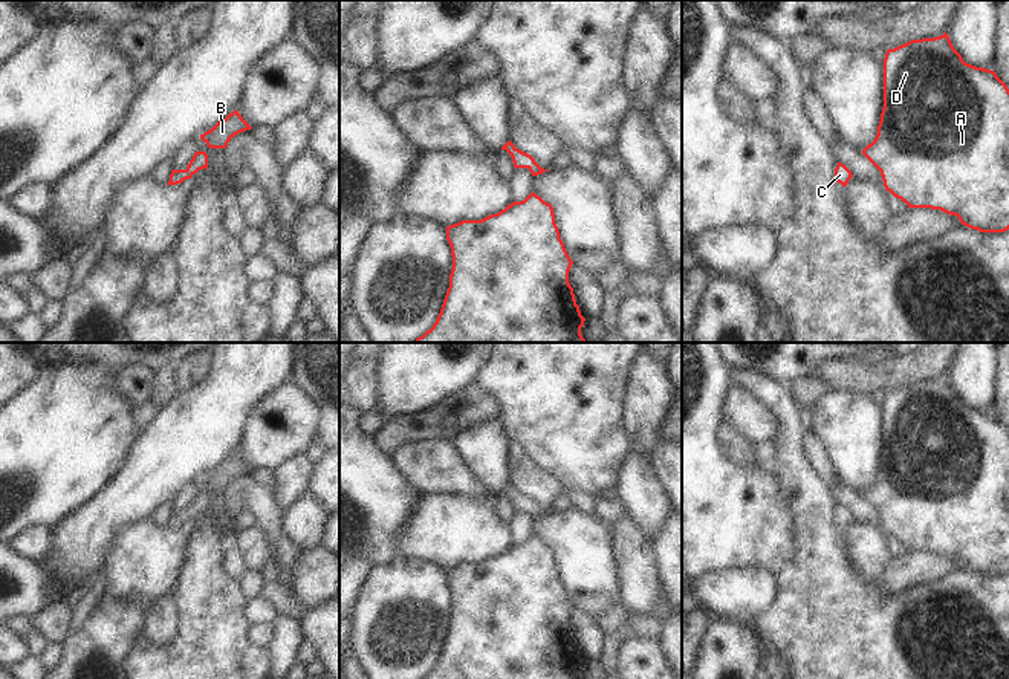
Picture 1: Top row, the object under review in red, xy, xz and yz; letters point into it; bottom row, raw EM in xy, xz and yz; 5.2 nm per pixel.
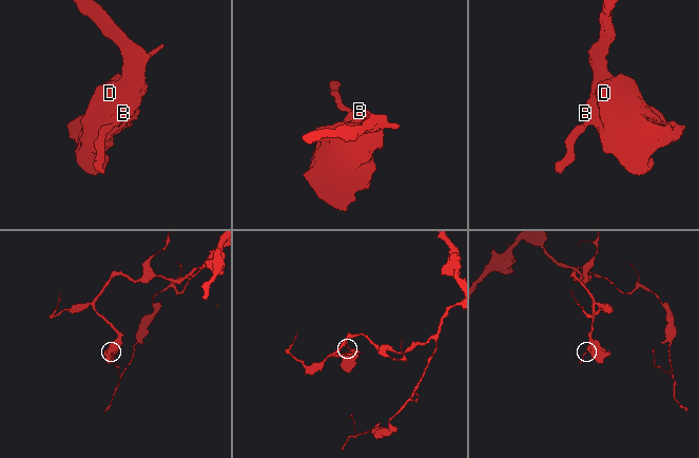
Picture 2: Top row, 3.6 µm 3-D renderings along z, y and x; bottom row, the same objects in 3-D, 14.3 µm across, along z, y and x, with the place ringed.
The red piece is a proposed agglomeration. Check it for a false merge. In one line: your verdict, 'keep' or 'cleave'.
keep

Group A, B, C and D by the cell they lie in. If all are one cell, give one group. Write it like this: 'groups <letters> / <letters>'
groups A B C D

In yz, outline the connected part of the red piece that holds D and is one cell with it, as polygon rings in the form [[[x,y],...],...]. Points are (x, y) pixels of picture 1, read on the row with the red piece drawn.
[[[946,32],[887,50],[884,109],[878,135],[862,154],[881,171],[885,190],[908,208],[940,210],[980,232],[1009,229],[1009,89],[994,70],[965,63]]]

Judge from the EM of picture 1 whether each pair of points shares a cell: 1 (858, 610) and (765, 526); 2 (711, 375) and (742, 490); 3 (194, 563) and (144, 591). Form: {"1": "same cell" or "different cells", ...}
{"1": "different cells", "2": "same cell", "3": "different cells"}

